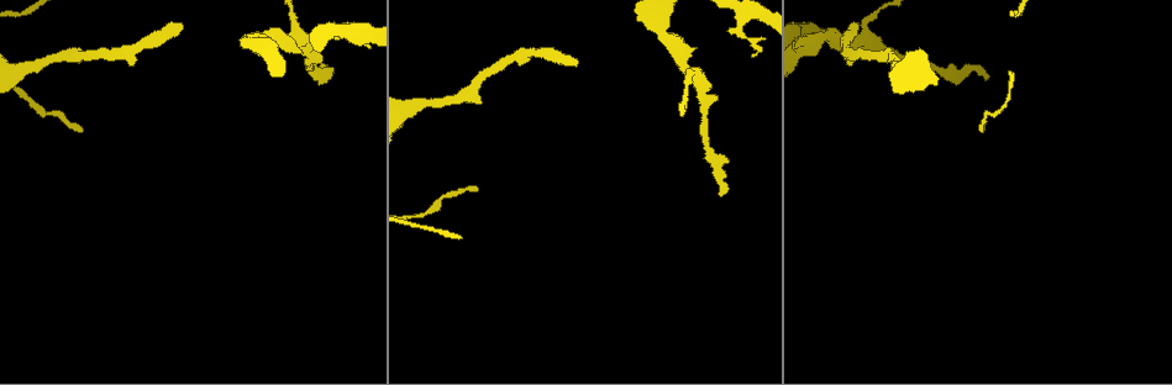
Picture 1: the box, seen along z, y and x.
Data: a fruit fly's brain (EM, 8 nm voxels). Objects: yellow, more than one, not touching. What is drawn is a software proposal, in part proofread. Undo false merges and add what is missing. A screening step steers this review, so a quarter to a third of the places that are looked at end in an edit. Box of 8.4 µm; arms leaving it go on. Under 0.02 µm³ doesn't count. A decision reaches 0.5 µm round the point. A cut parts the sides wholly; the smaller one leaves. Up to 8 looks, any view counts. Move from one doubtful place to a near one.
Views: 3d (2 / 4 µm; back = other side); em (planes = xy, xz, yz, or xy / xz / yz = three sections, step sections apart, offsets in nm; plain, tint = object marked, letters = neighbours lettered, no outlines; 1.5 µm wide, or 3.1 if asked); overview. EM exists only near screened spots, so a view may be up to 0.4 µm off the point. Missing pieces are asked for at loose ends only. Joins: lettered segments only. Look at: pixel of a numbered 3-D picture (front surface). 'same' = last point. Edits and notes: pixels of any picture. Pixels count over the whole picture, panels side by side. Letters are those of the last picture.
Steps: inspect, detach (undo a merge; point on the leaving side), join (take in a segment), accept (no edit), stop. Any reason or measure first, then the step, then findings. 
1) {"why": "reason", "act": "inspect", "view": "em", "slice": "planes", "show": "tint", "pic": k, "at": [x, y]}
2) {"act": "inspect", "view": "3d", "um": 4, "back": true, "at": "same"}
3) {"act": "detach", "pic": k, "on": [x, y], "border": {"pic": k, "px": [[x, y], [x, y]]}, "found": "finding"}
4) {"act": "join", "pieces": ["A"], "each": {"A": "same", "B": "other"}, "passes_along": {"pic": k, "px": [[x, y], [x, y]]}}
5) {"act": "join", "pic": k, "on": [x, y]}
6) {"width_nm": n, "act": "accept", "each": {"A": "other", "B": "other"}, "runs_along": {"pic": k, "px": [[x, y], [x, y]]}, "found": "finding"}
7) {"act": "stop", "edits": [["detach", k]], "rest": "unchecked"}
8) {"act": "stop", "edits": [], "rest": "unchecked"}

{"why": "thin neck", "act": "inspect", "view": "3d", "um": 2, "pic": 1, "at": [271, 39]}

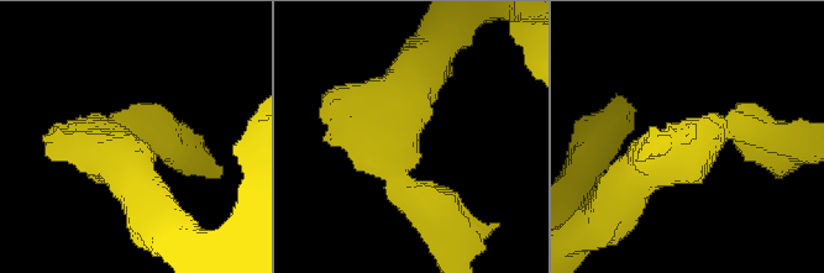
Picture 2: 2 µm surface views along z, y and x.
{"arm_widths_nm": [280, 380], "why": "shape alone is not enough", "act": "inspect", "view": "em", "slice": "planes", "show": "letters", "pic": 2, "at": [404, 176]}

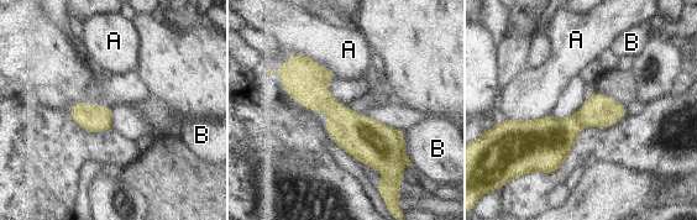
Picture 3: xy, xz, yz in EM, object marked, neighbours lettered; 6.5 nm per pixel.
{"act": "accept", "each": {"A": "other", "B": "other"}, "border": {"pic": 3, "px": [[509, 118], [517, 120], [538, 119]]}, "found": "continuous, no second cell"}

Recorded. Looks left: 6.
{"why": "tapers out", "act": "inspect", "view": "3d", "um": 2, "back": true, "pic": 1, "at": [983, 78]}

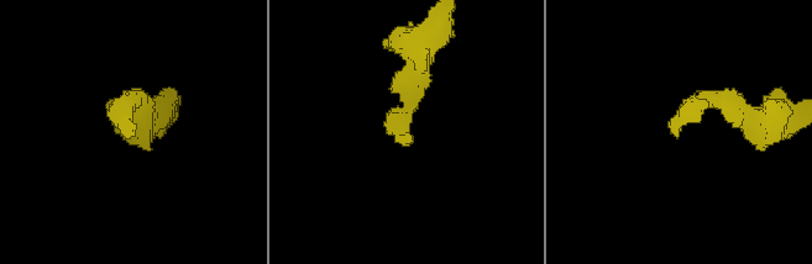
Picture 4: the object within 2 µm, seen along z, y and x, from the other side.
{"act": "inspect", "view": "em", "slice": "xz", "step": 4, "show": "tint", "pic": 4, "at": [409, 133]}

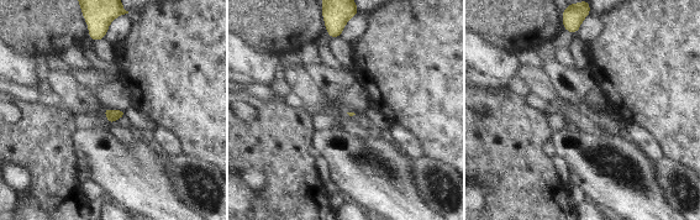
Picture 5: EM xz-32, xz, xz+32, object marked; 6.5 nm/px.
{"act": "inspect", "view": "em", "slice": "planes", "show": "letters", "at": "same"}

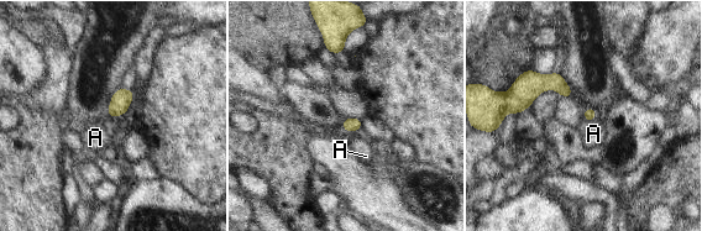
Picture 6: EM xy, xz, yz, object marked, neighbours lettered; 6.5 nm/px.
{"act": "accept", "each": {"A": "other"}, "found": "none of them fits"}

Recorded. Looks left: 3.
{"why": "end of a long branch", "act": "inspect", "view": "3d", "um": 4, "pic": 1, "at": [576, 61]}

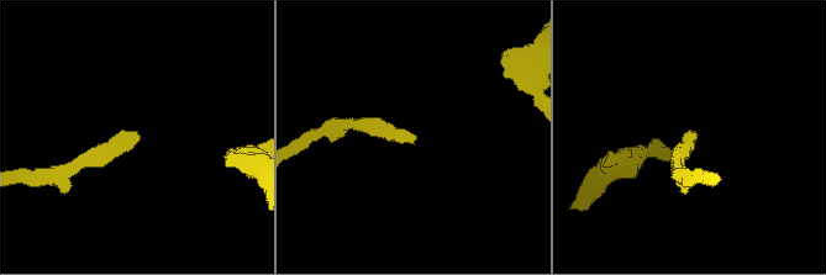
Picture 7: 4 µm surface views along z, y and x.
{"act": "inspect", "view": "em", "slice": "xy", "step": 4, "show": "tint", "pic": 7, "at": [693, 137]}

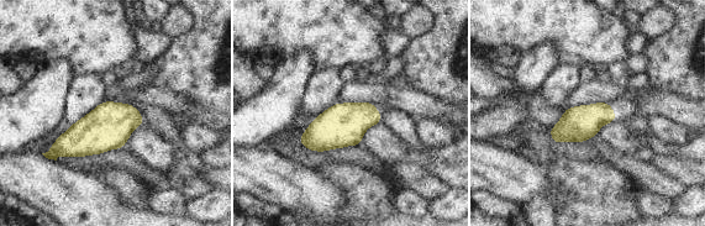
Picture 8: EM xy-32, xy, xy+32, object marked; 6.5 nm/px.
{"why": "another direction", "act": "inspect", "view": "em", "slice": "yz", "step": 8, "show": "letters", "at": "same"}

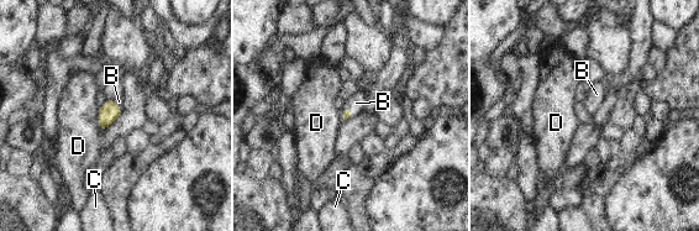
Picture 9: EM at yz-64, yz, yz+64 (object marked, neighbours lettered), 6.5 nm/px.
{"width_nm": 140, "act": "join", "pieces": ["B"], "each": {"B": "same", "C": "other", "D": "other"}, "passes_along": {"pic": 9, "px": [[346, 114], [352, 110], [356, 103]]}, "found": "the cell continues"}

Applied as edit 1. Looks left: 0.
{"act": "stop", "edits": [["join", 9]], "rest": "unchecked"}

